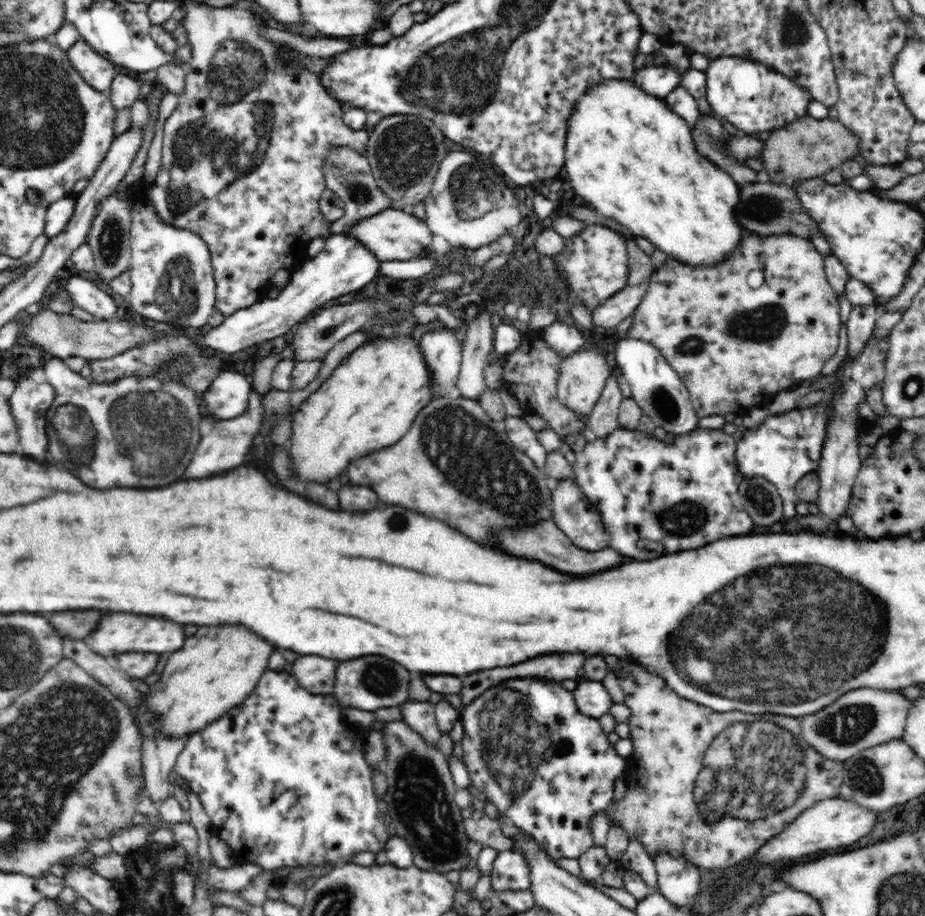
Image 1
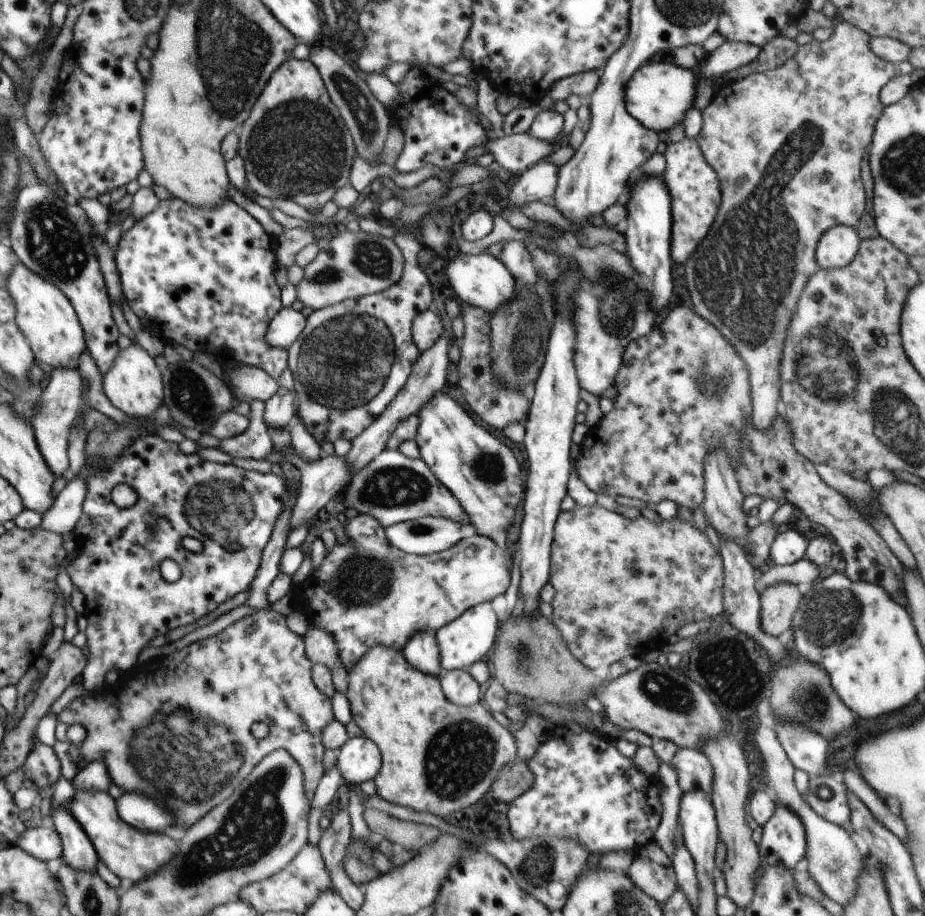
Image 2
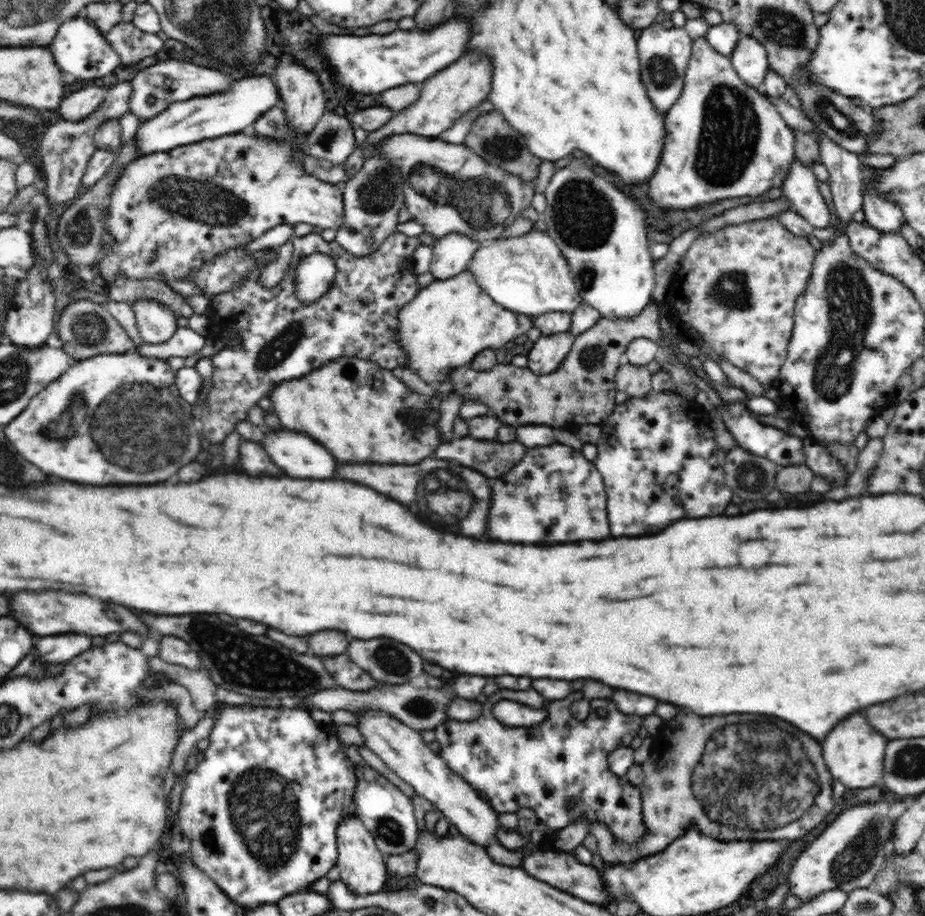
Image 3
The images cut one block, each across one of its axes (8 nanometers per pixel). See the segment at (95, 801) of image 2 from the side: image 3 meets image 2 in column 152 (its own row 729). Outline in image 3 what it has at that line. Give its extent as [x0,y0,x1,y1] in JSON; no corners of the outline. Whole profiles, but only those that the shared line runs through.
[822,714,888,788]

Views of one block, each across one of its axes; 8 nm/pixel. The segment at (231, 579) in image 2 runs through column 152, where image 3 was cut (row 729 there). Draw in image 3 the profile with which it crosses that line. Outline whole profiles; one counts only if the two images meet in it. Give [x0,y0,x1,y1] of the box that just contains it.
[435,690,646,844]

